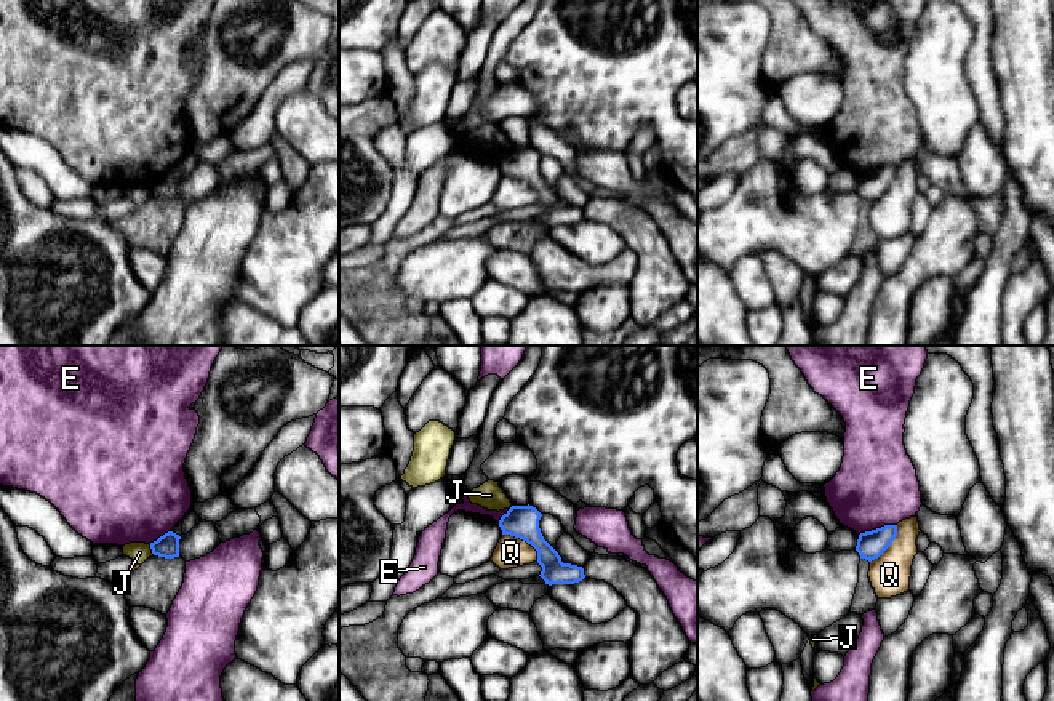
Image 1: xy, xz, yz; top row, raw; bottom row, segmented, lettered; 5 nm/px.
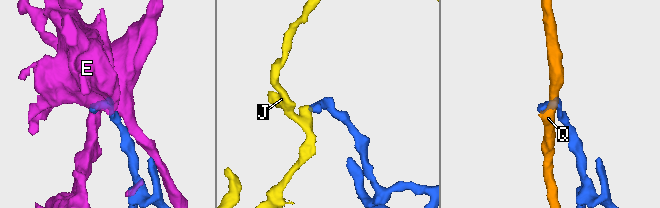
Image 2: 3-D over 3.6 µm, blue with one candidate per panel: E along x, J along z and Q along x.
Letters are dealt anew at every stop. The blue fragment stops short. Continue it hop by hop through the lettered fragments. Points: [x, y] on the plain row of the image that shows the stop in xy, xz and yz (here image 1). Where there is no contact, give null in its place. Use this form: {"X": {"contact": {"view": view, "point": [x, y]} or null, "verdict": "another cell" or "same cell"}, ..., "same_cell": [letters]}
{"E": {"contact": {"view": "yz", "point": [877, 170]}, "verdict": "another cell"}, "J": {"contact": {"view": "xy", "point": [151, 189]}, "verdict": "another cell"}, "Q": {"contact": {"view": "xz", "point": [525, 181]}, "verdict": "another cell"}, "same_cell": []}

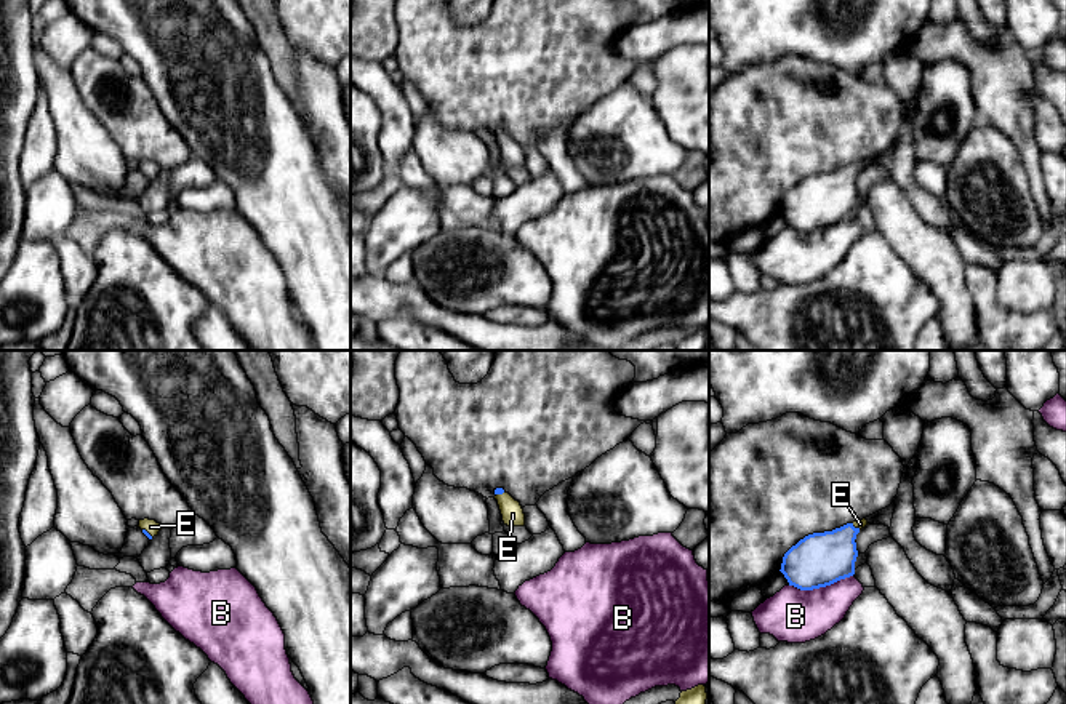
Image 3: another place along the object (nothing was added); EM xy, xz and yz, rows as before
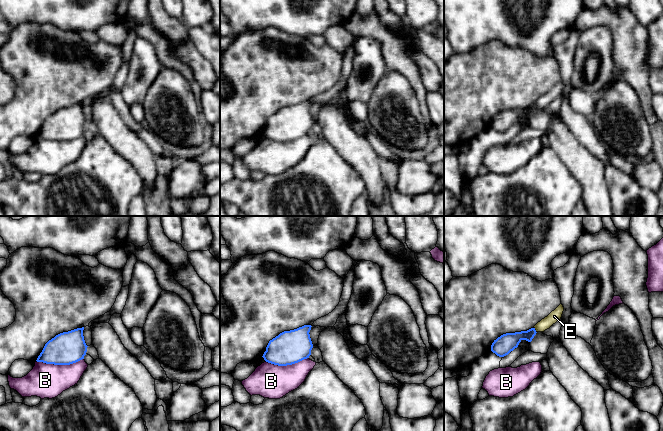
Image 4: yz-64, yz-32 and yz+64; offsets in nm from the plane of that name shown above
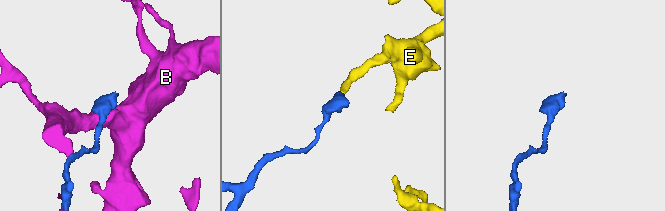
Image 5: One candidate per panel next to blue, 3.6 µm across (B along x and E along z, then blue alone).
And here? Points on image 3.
{"B": {"contact": {"view": "yz", "point": [820, 228]}, "verdict": "another cell"}, "E": {"contact": {"view": "xy", "point": [146, 173]}, "verdict": "same cell"}, "same_cell": ["E"]}

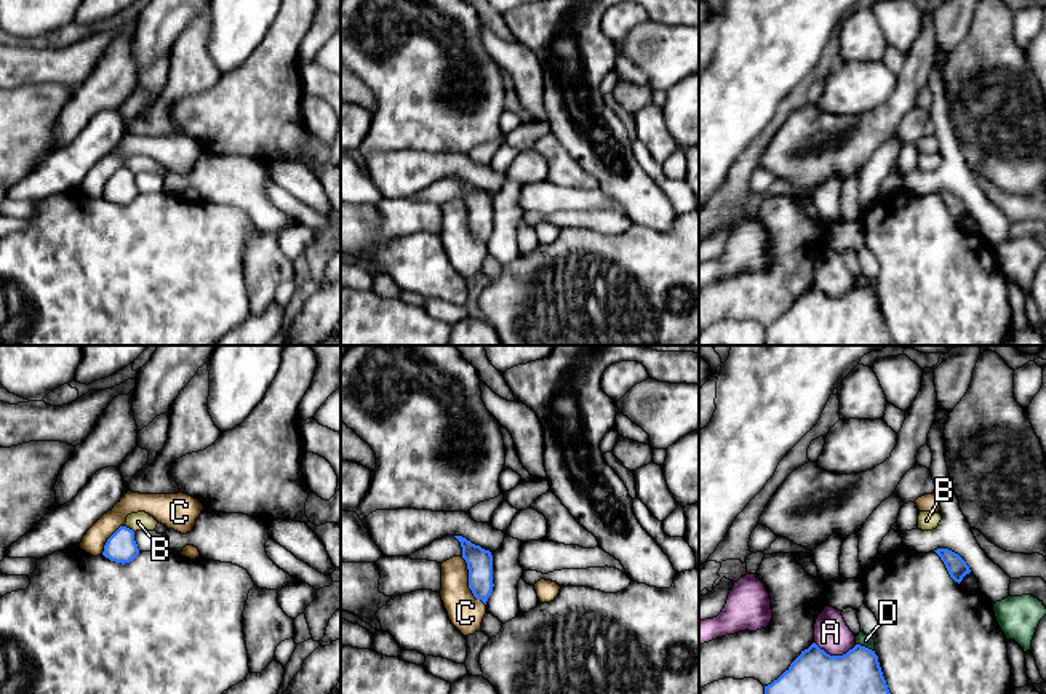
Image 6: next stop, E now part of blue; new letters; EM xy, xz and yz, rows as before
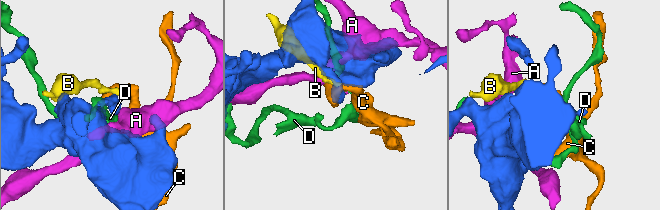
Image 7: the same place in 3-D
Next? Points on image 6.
{"A": {"contact": {"view": "yz", "point": [835, 298]}, "verdict": "another cell"}, "B": {"contact": {"view": "xy", "point": [128, 170]}, "verdict": "another cell"}, "C": {"contact": {"view": "xz", "point": [469, 224]}, "verdict": "another cell"}, "D": {"contact": {"view": "yz", "point": [866, 290]}, "verdict": "another cell"}, "same_cell": []}

